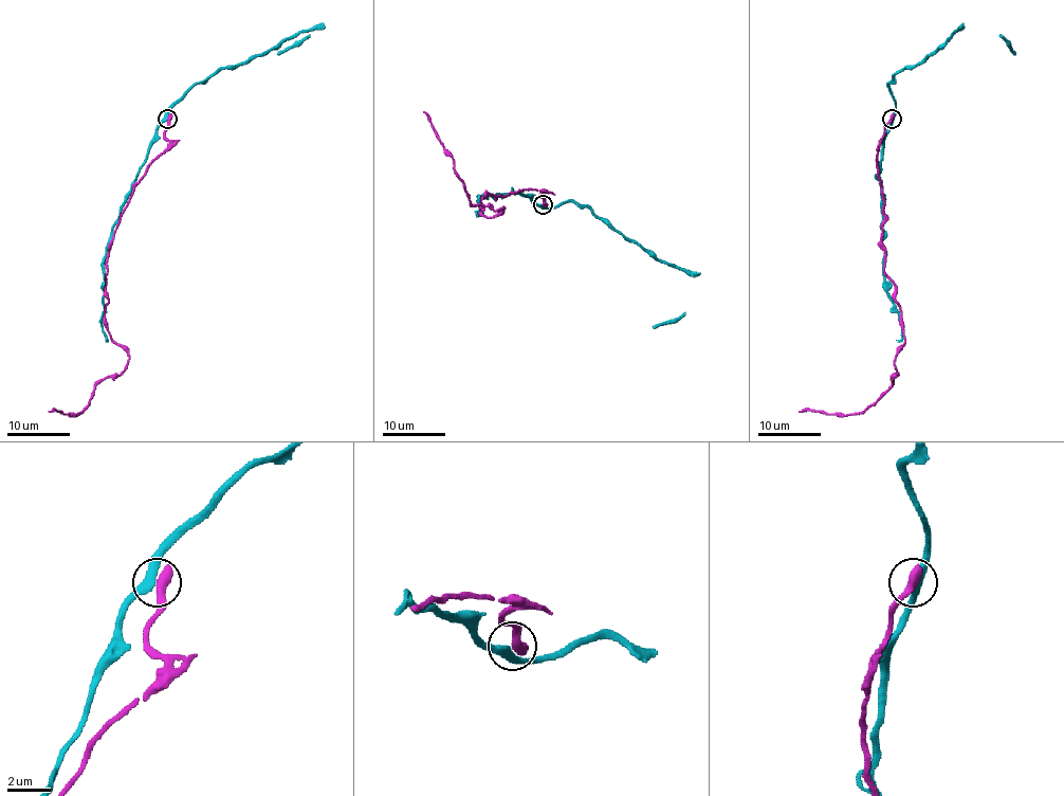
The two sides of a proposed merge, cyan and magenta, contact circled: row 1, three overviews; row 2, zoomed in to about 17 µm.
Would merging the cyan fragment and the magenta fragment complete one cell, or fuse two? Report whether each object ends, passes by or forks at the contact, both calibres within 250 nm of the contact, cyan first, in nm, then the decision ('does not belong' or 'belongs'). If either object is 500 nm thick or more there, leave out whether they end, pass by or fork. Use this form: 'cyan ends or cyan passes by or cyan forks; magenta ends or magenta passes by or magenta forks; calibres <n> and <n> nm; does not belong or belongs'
calibres 340 and 550 nm; does not belong

